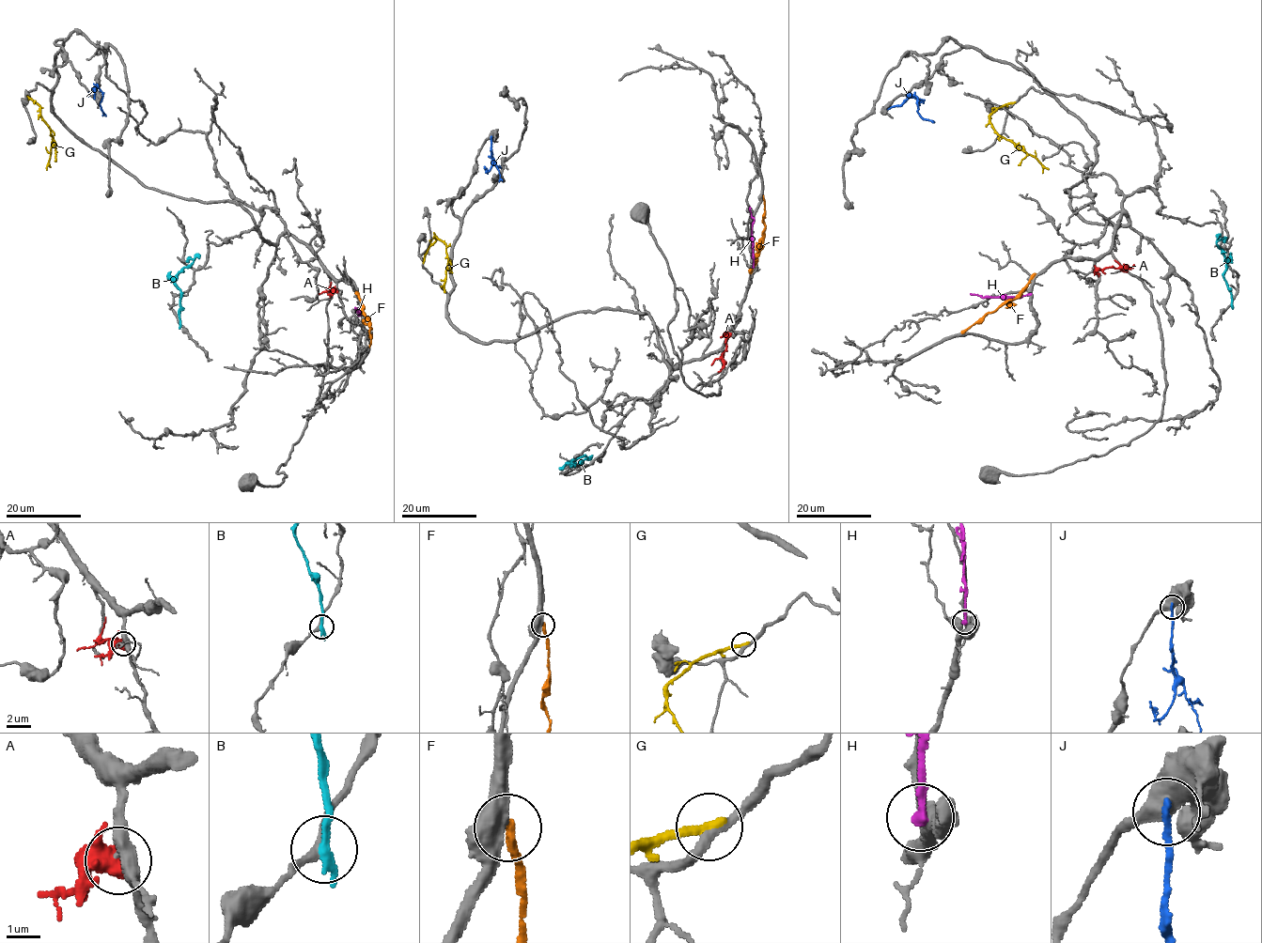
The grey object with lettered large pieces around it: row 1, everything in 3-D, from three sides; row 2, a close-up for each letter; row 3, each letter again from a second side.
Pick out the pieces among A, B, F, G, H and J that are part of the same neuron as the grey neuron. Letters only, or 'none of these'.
none of these

